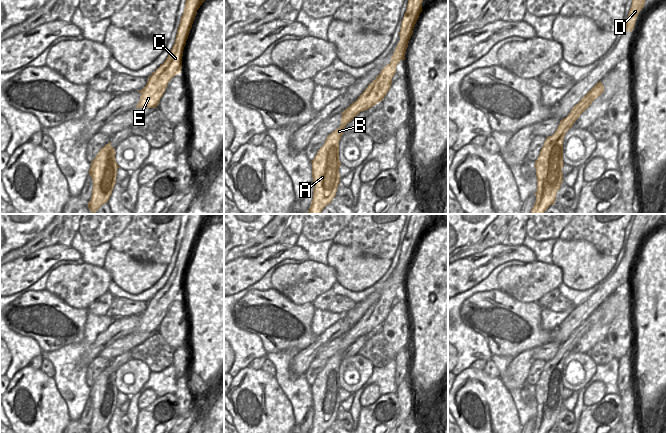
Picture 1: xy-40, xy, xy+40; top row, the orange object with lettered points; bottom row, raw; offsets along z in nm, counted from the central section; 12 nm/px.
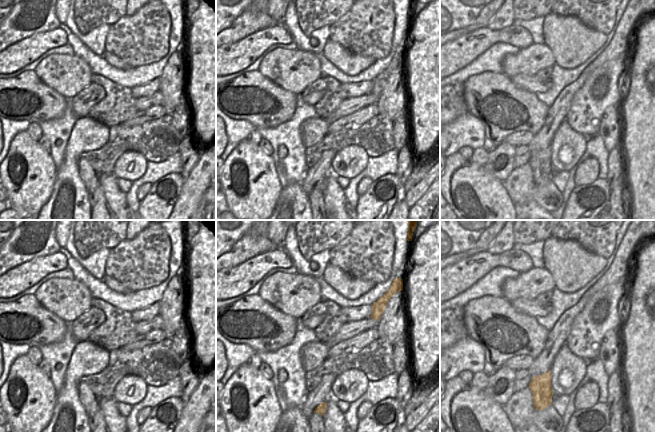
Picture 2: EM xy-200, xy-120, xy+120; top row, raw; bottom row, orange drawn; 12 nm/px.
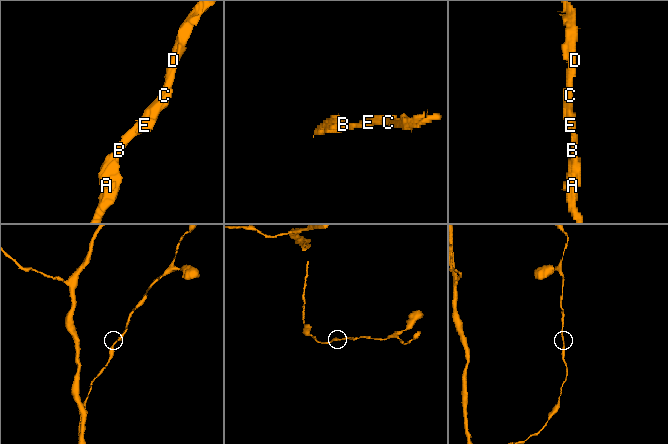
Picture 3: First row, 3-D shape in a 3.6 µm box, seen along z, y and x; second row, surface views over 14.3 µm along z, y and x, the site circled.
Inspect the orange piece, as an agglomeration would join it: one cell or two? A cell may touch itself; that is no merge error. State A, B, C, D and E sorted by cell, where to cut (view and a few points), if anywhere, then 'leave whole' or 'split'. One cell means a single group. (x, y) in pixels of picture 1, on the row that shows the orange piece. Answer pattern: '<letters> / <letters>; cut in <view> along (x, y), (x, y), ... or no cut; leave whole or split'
A B C D E; no cut; leave whole

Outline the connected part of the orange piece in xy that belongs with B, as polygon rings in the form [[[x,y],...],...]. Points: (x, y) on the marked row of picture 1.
[[[408,0],[407,10],[399,32],[400,41],[391,57],[391,62],[381,70],[380,74],[368,85],[359,98],[341,113],[340,127],[327,136],[324,145],[311,161],[314,190],[308,214],[321,214],[322,210],[331,204],[336,196],[340,183],[339,168],[341,166],[339,141],[343,135],[343,130],[360,112],[372,108],[386,96],[396,73],[396,66],[405,59],[413,29],[423,10],[422,2],[423,0]]]

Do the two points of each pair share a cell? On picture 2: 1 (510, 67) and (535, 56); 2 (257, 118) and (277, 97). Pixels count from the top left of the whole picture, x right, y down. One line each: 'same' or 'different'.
1: same
2: same

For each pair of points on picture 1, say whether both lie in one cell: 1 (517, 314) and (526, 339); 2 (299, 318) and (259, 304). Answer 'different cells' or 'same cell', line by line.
1: same cell
2: same cell

